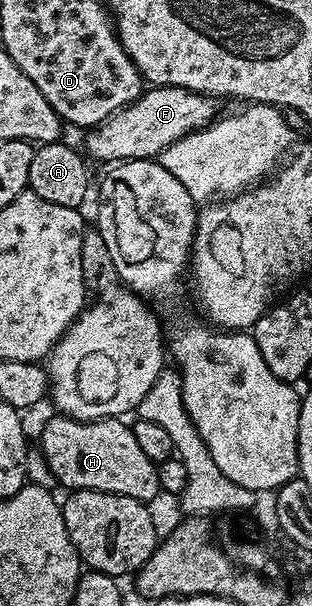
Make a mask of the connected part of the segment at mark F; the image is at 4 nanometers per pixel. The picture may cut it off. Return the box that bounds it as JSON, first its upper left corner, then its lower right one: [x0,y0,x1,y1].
[84,86,217,162]

